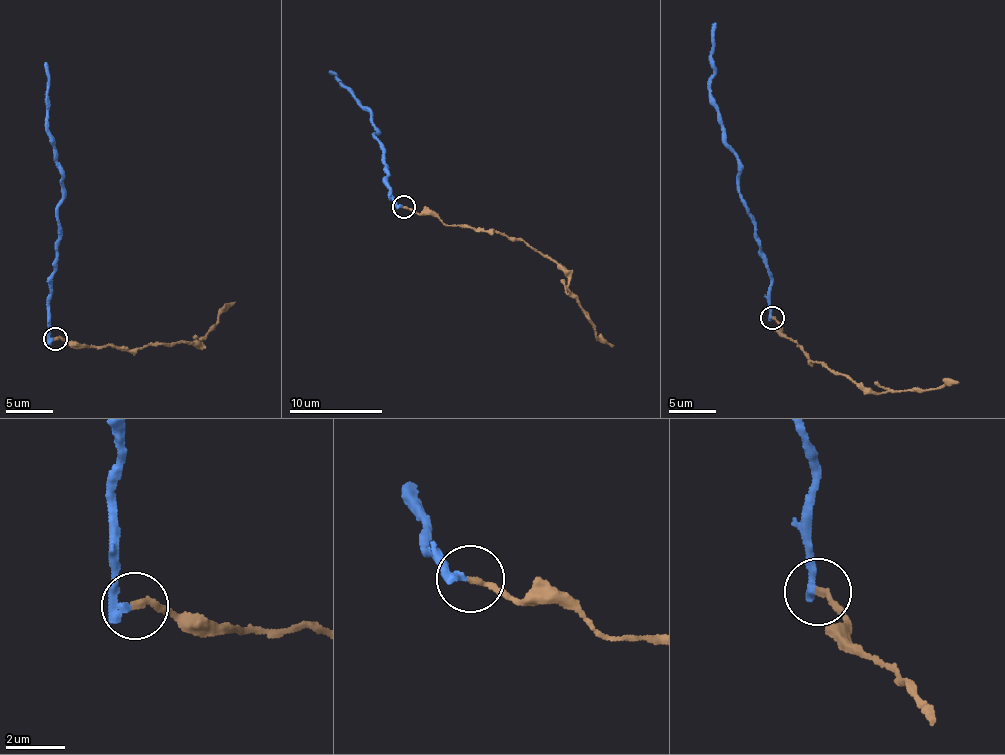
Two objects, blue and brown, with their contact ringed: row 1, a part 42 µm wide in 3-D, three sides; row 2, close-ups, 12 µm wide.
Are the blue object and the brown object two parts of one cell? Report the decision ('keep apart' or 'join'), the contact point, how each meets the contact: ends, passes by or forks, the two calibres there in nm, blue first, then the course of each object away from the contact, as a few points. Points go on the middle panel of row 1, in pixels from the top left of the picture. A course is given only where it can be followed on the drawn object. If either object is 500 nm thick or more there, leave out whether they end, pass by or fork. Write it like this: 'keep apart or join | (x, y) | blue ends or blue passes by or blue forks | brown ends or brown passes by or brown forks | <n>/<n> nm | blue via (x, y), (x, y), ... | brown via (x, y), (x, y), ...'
keep apart | (404, 207) | blue ends | brown ends | 300/200 nm | blue via (403, 207), (390, 195), (375, 127), (368, 112), (342, 86), (334, 71), (328, 72) | brown via (403, 207), (432, 212), (447, 225), (499, 231), (545, 254), (565, 273), (569, 293), (594, 333), (613, 347)

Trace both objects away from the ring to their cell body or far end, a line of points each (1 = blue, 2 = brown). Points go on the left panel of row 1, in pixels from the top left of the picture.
1: (54, 339), (50, 335), (50, 294), (63, 185), (57, 149), (49, 132), (49, 71), (44, 63)
2: (54, 339), (128, 349), (183, 341), (198, 344), (217, 318), (234, 303)

